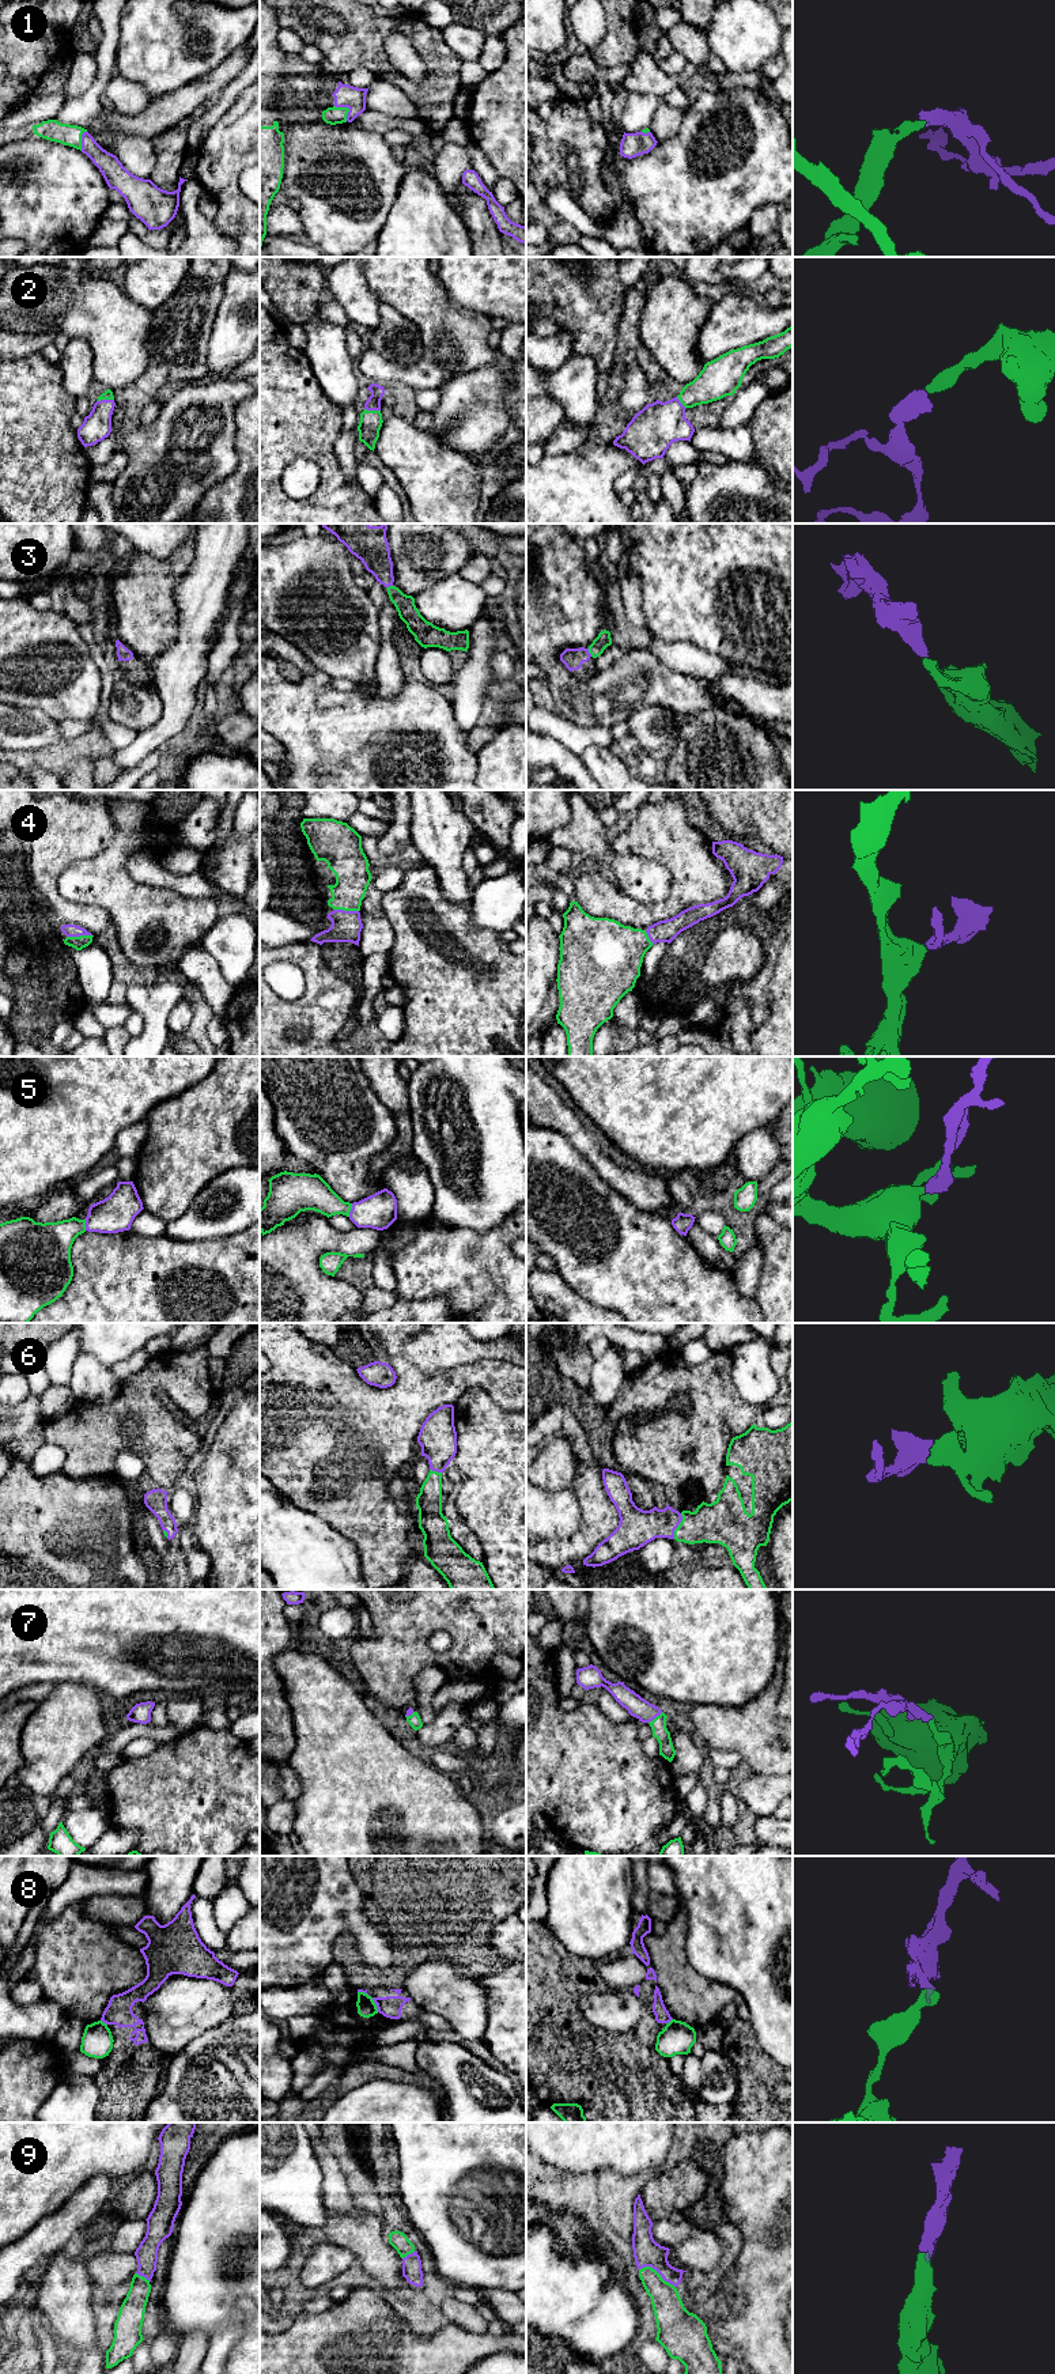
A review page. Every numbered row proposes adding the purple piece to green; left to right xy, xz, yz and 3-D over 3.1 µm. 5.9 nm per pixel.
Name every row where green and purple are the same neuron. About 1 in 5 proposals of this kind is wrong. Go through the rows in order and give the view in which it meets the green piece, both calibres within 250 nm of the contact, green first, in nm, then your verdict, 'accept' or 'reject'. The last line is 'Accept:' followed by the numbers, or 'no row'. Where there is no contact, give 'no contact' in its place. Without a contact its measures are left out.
1: contact in xz; calibres 100 and 140 nm; accept
2: contact in xy; calibres 60 and 170 nm; accept
3: contact in yz; calibres 90 and 120 nm; accept
4: contact in xy; calibres 80 and 80 nm; accept
5: contact in xz; calibres 200 and 200 nm; accept
6: contact in yz; calibres 260 and 220 nm; accept
7: contact in yz; calibres 90 and 120 nm; accept
8: contact in xz; calibres 110 and 130 nm; reject
9: contact in yz; calibres 180 and 160 nm; accept
Accept: 1, 2, 3, 4, 5, 6, 7, 9

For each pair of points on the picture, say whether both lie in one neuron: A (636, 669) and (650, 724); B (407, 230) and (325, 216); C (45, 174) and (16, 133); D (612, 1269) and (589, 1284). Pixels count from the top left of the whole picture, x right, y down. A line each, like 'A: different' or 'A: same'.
A: different
B: different
C: different
D: same

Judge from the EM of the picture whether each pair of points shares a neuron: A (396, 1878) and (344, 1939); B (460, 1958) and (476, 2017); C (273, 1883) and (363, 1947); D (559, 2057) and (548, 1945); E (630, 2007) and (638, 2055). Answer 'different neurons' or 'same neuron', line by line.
A: same neuron
B: different neurons
C: same neuron
D: same neuron
E: different neurons

